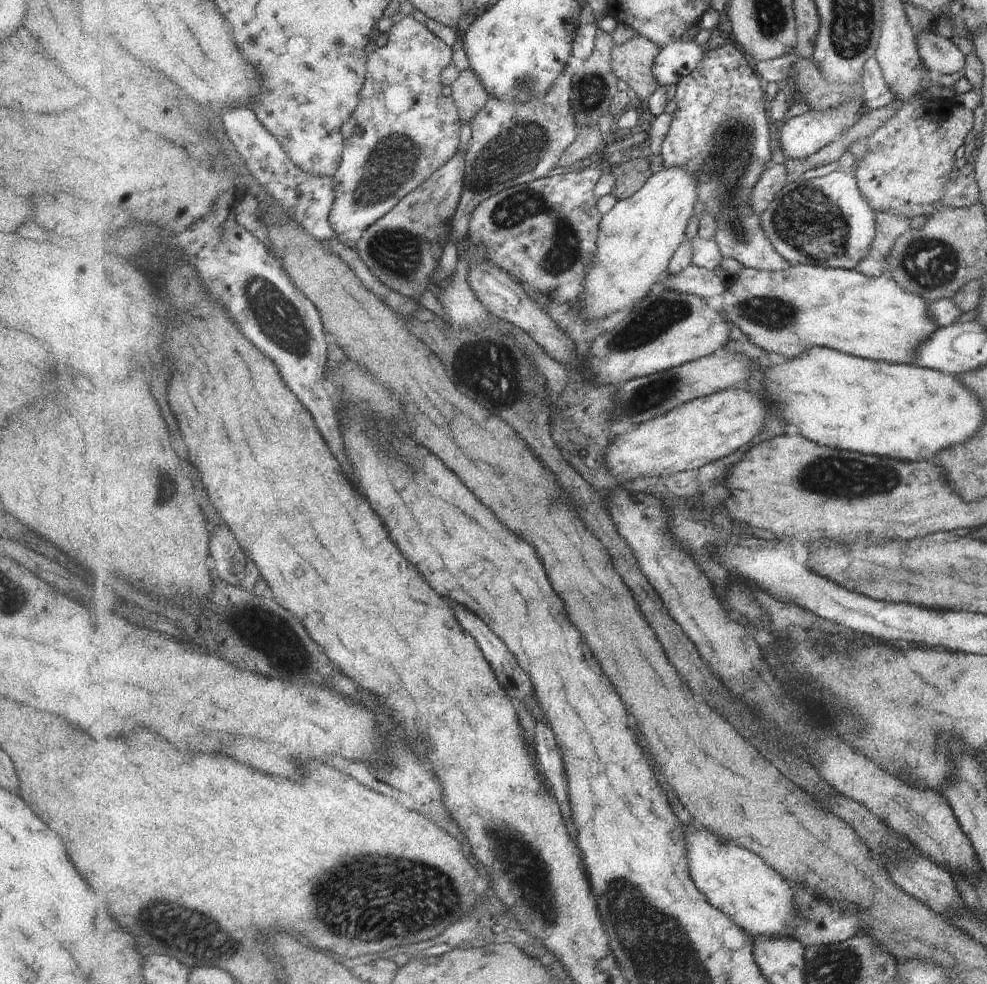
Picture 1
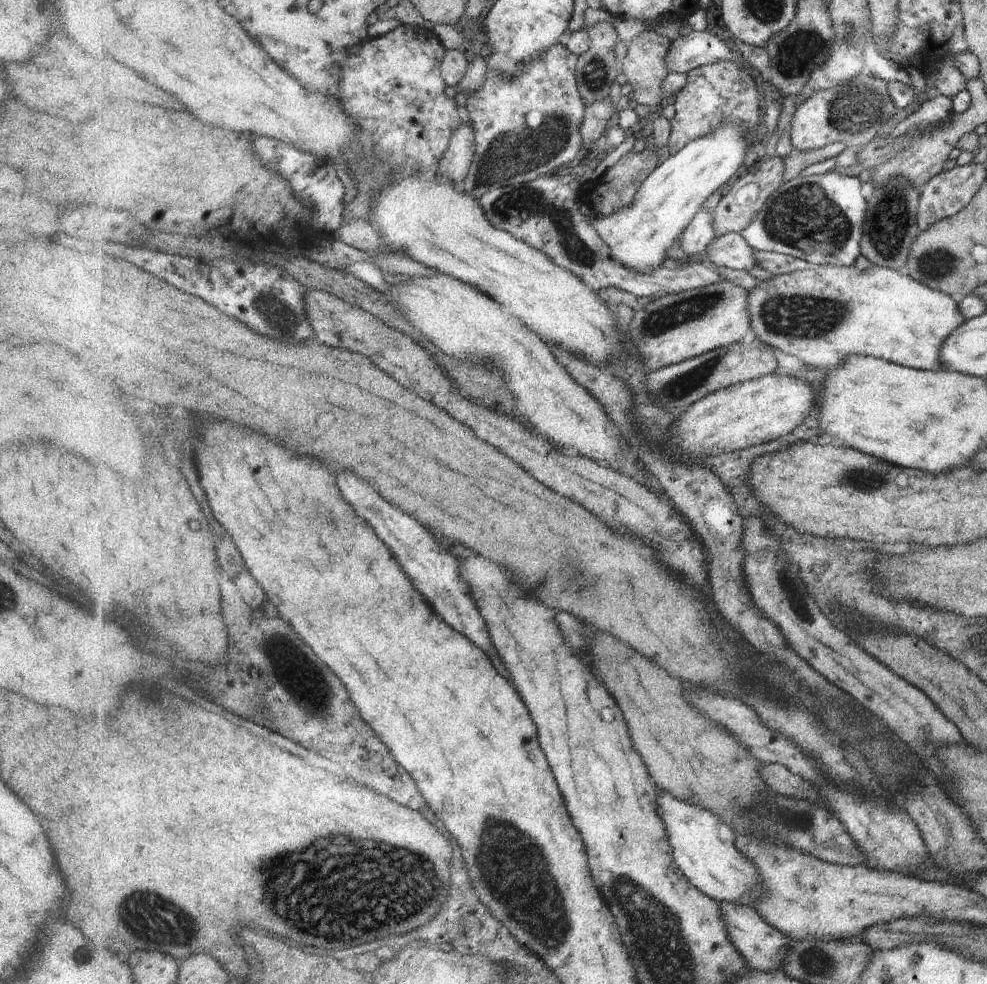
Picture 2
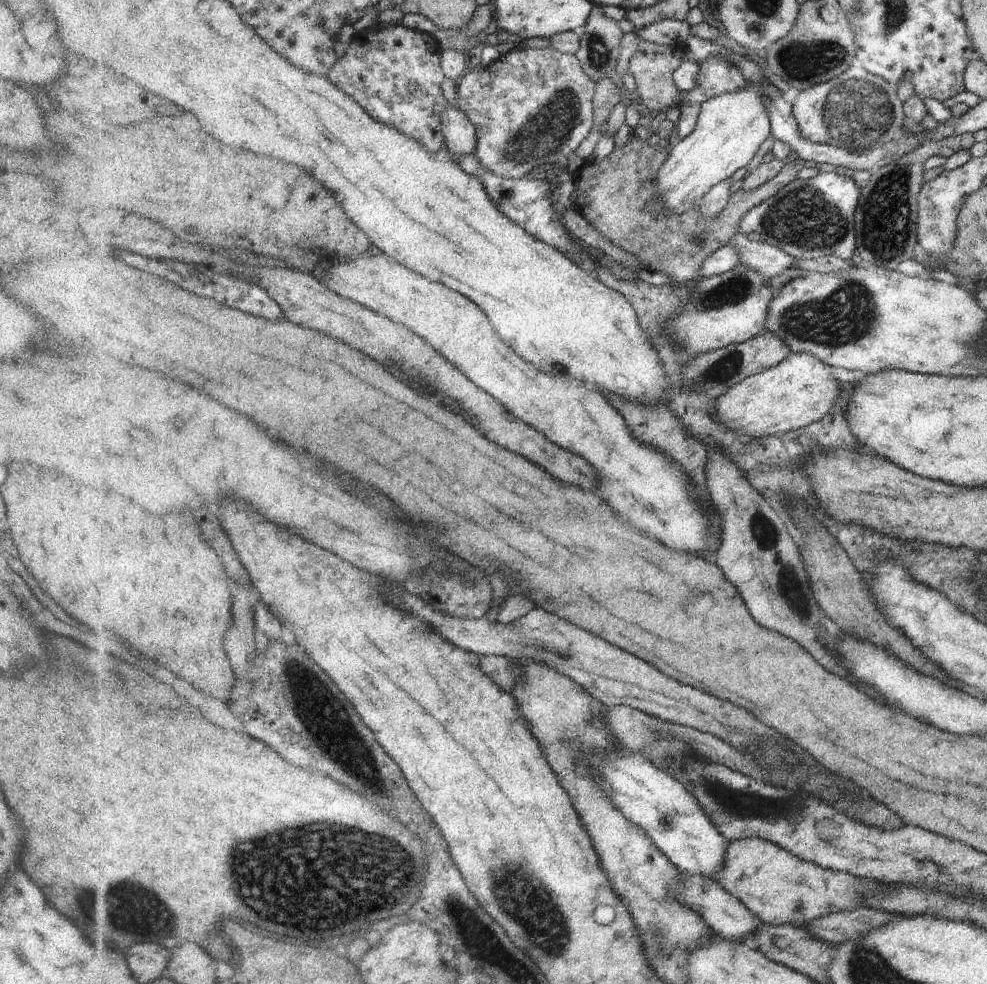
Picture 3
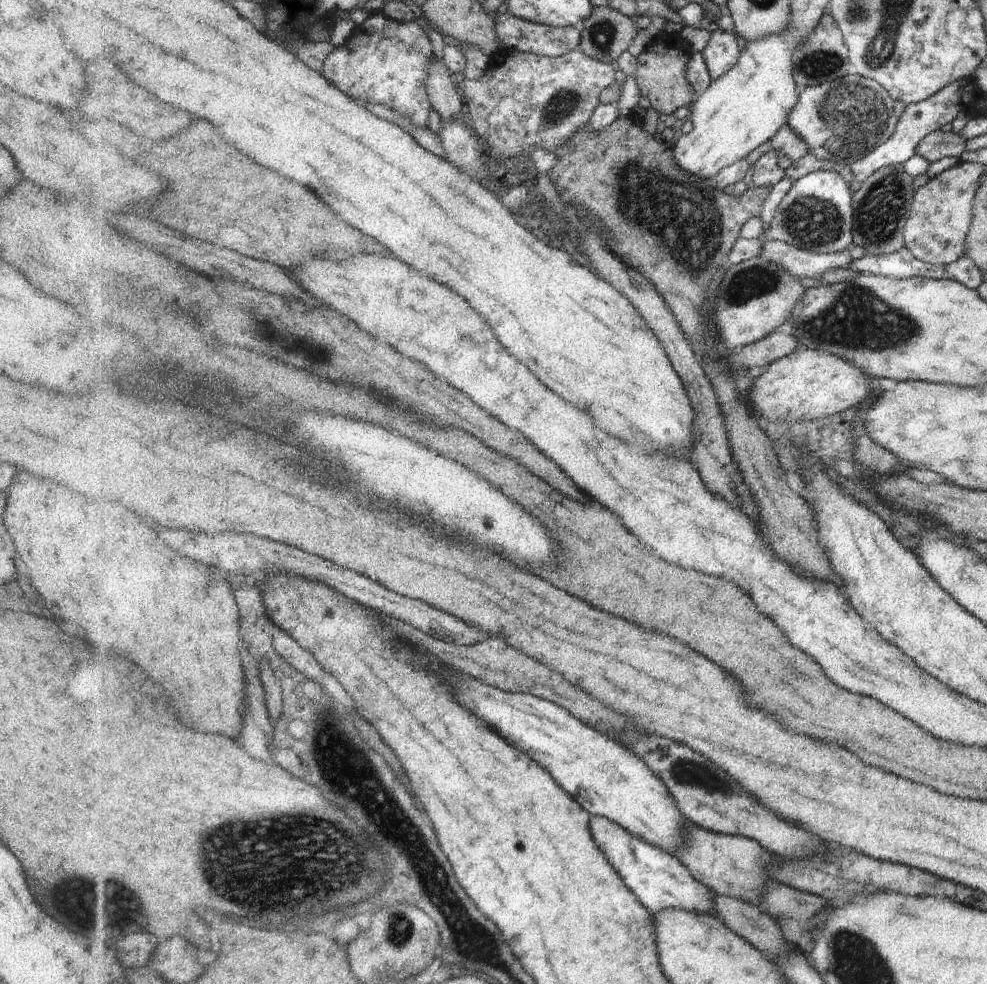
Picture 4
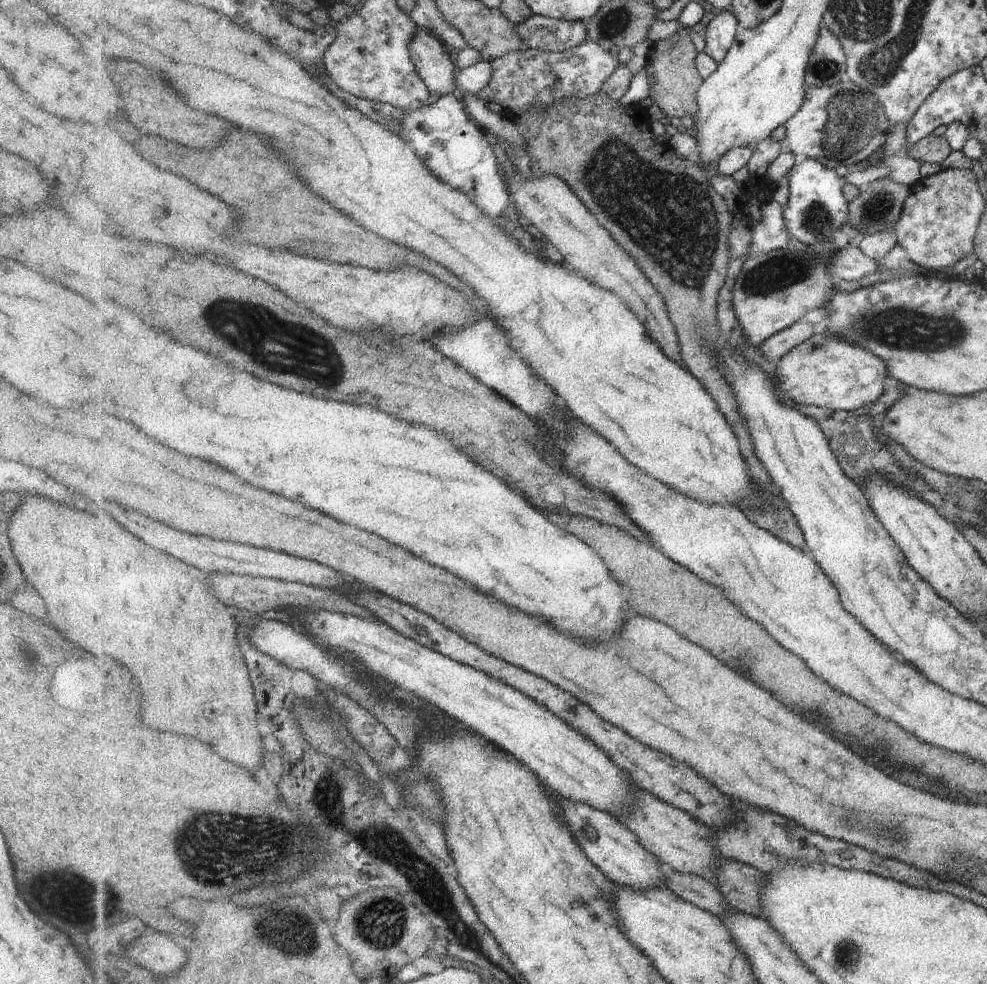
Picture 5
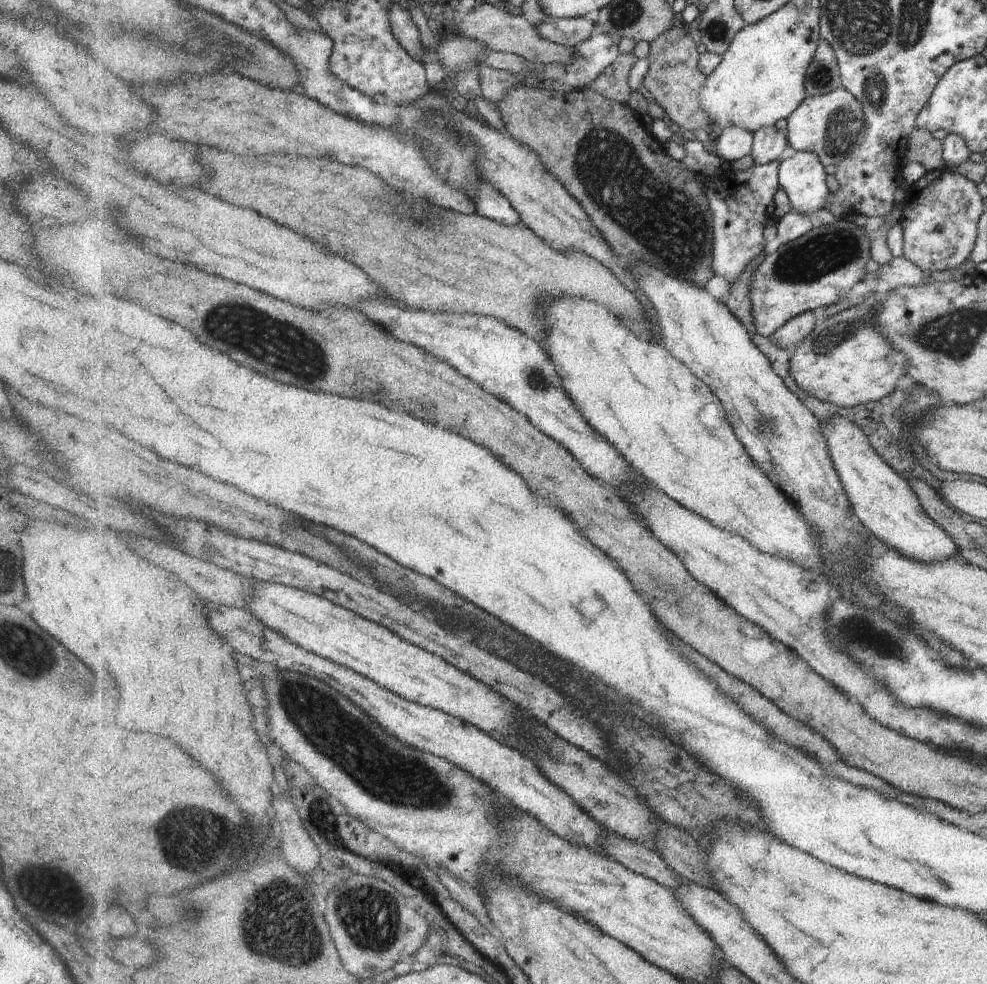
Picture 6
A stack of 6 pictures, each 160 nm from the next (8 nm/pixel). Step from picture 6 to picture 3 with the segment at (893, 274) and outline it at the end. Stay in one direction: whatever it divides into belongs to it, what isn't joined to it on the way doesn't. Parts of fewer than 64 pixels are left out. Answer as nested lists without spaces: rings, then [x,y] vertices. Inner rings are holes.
[[[742,233],[731,240],[730,246],[735,246],[739,250],[741,264],[751,266],[755,272],[768,278],[783,275],[785,270],[793,268],[795,262],[795,258],[785,250],[768,243],[749,241],[749,238]]]

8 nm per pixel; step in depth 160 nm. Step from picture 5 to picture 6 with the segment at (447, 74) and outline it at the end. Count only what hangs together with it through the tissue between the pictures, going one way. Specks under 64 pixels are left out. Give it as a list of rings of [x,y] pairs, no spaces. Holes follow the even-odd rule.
[[[394,3],[390,21],[392,22],[392,31],[395,38],[398,38],[398,41],[414,59],[419,62],[423,61],[426,57],[426,49],[423,48],[419,28],[415,25],[411,13],[404,6]]]

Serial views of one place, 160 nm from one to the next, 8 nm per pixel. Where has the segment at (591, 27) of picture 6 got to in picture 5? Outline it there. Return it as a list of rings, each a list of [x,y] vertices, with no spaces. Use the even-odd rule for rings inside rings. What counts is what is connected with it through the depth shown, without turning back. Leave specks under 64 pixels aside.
[[[534,14],[523,24],[516,25],[516,33],[531,49],[562,53],[585,43],[588,30],[584,21],[571,22]]]

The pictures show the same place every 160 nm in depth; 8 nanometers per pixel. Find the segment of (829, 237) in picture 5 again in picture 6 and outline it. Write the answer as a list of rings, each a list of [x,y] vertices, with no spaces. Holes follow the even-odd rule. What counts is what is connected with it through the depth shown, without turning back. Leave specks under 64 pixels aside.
[[[797,151],[780,164],[779,180],[792,210],[798,213],[814,217],[830,200],[827,172],[818,154]]]

